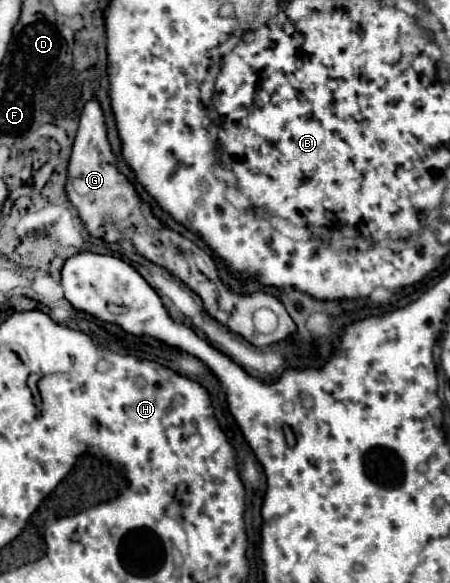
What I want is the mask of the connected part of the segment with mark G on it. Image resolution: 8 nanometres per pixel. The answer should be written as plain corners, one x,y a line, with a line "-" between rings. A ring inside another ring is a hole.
91,98
79,120
77,138
73,144
71,160
69,160
69,180
67,180
67,194
71,204
77,208
81,220
85,222
87,230
95,238
103,238
107,242
115,242
119,238
129,238
135,244
135,250
145,256
147,260
167,268
171,274
181,278
193,292
197,292
205,304
205,310
219,320
221,324
229,326
233,332
241,334
253,346
269,346
273,342
285,340
289,334
295,332
295,324
287,314
285,306
269,292
257,290
253,294
233,292
229,286
223,284
217,272
217,264
211,254
199,248
189,238
181,236
179,232
167,228
151,210
147,202
135,192
135,186
119,172
115,164
115,154
107,140
107,126
101,104
97,98
-
259,308
269,308
279,316
279,326
273,334
259,334
253,326
253,314

